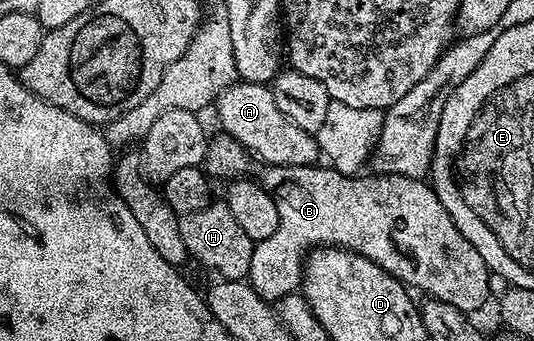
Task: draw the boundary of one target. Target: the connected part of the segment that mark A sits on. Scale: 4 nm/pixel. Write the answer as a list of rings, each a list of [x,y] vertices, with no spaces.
[[[236,81],[219,94],[219,123],[226,134],[232,135],[242,147],[246,147],[252,156],[260,159],[260,164],[272,167],[310,167],[321,159],[319,140],[312,132],[301,129],[301,125],[293,125],[281,109],[277,109],[277,101],[273,97],[270,86],[266,83],[244,83]]]

